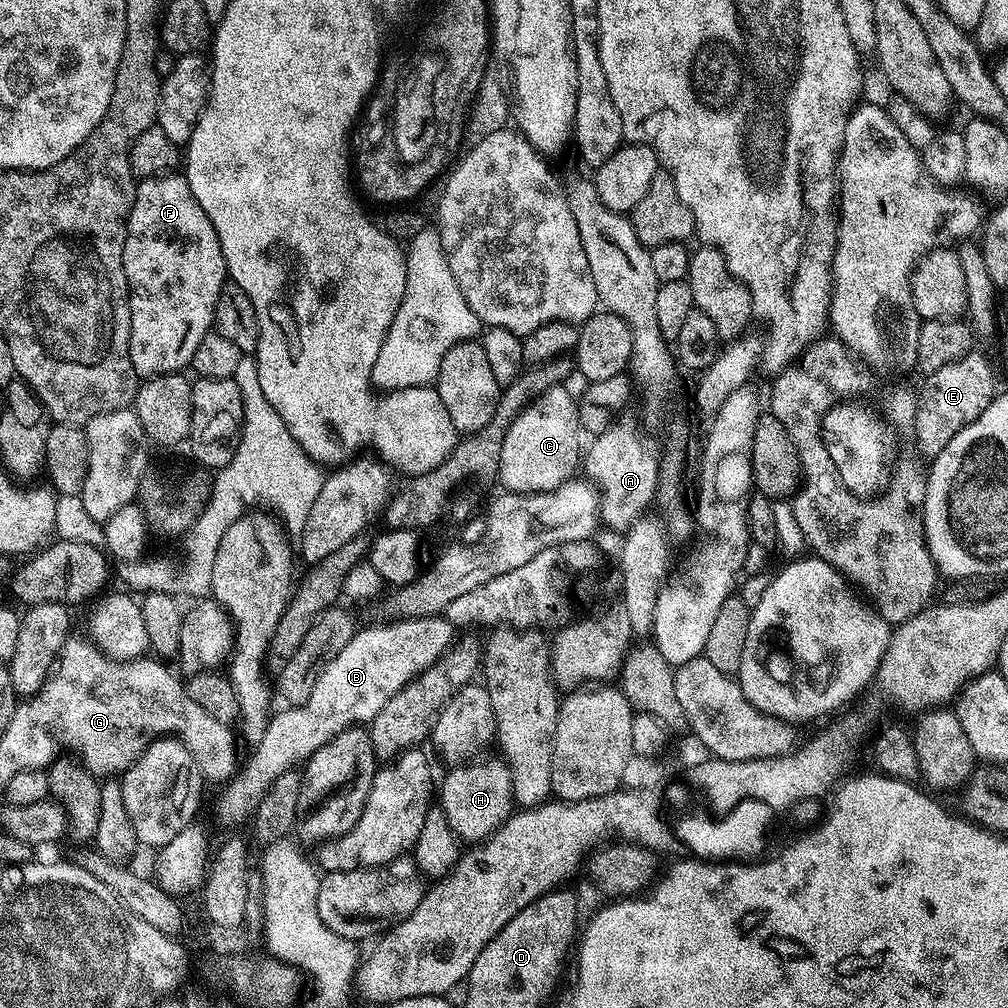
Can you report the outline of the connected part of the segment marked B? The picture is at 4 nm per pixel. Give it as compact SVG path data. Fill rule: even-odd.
M403 617L382 626L357 629L346 644L323 668L305 704L275 711L268 719L259 744L248 764L239 769L240 784L252 784L252 799L260 801L282 773L305 763L322 746L351 726L371 723L398 692L435 662L449 647L454 627L445 617Z

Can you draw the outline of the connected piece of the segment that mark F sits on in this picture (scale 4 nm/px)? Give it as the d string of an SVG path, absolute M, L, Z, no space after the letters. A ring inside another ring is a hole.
M183 174L149 176L137 183L134 206L128 212L128 237L122 254L122 262L126 270L128 301L130 302L130 362L134 362L137 377L167 376L184 370L180 368L187 369L194 358L194 350L198 350L198 342L202 342L202 338L206 338L206 334L213 331L216 307L218 306L218 294L224 283L229 279L228 267L222 258L222 246L218 234L214 230L214 222L210 222L206 210L202 210L202 206L198 206L198 198L194 198L194 194L188 185L187 176Z

